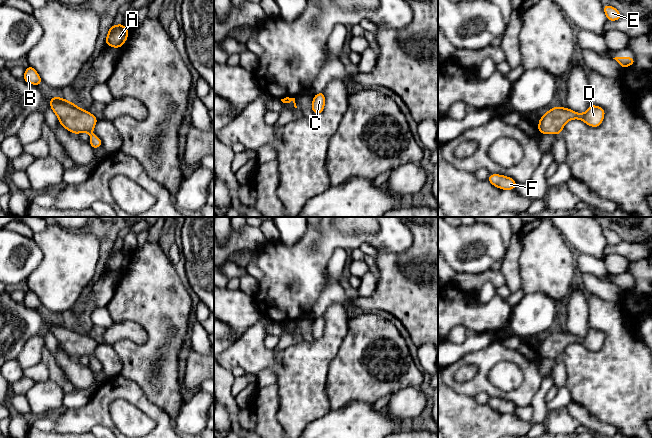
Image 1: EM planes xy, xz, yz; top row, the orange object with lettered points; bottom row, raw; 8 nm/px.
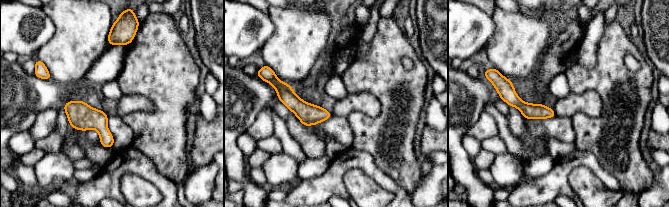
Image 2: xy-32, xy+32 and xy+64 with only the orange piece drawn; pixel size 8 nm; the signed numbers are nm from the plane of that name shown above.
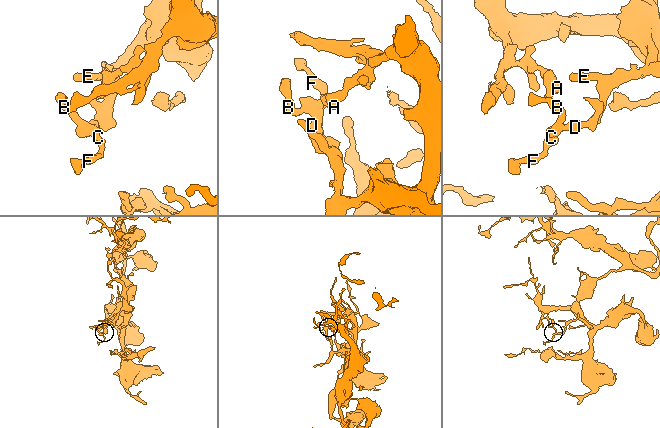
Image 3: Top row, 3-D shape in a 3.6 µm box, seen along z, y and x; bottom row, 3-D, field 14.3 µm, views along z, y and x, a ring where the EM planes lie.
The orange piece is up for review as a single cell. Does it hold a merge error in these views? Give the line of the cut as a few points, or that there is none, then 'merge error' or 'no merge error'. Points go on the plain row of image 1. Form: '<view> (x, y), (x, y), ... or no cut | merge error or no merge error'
no cut | no merge error

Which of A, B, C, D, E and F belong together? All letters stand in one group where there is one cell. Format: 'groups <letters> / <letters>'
groups A B C D E F

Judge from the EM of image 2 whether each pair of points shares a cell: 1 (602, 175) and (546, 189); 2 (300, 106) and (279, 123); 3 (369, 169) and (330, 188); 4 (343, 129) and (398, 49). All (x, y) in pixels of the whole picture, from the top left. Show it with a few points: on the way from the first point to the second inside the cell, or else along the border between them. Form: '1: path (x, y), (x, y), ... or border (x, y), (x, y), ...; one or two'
1: path (588, 162), (572, 162), (559, 175); one
2: border (285, 121), (288, 132), (297, 141); two
3: path (358, 164), (347, 164), (334, 177); one
4: border (346, 118), (353, 135), (352, 145); two

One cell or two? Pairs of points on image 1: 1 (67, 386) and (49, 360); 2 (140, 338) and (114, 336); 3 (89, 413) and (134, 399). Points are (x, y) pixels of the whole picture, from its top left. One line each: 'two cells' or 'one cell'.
1: one cell
2: one cell
3: one cell

